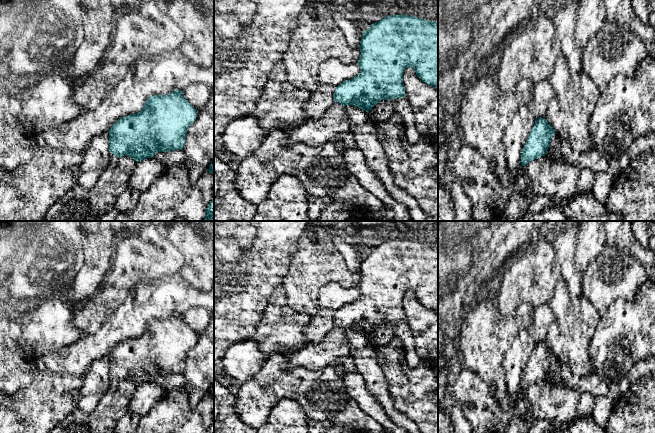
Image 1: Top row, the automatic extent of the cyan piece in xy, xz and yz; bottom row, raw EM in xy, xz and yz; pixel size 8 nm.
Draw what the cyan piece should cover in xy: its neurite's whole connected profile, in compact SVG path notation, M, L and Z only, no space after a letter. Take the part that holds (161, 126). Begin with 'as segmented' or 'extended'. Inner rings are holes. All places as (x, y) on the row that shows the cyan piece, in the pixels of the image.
extended; M182 90L172 91L167 95L154 95L147 98L142 110L137 114L130 114L118 119L109 130L109 164L115 165L117 159L129 156L137 163L143 159L153 157L157 152L182 150L186 134L190 125L196 120L197 110L186 100Z

